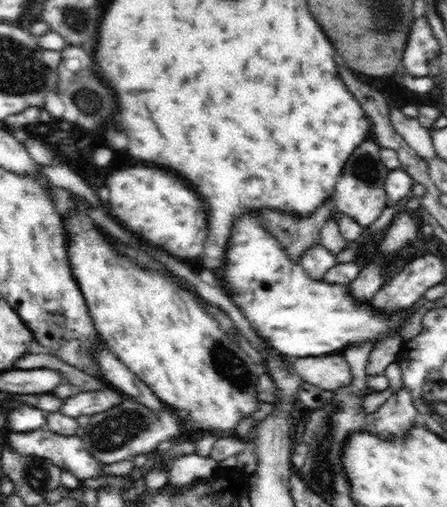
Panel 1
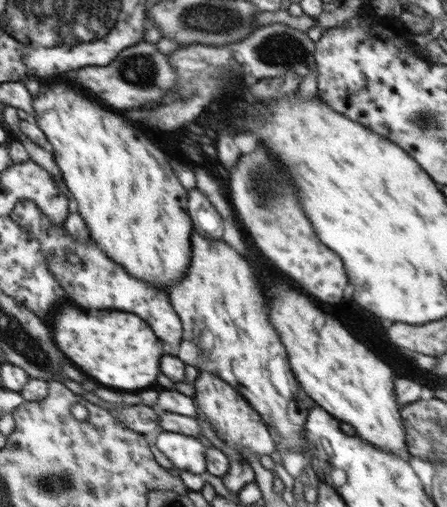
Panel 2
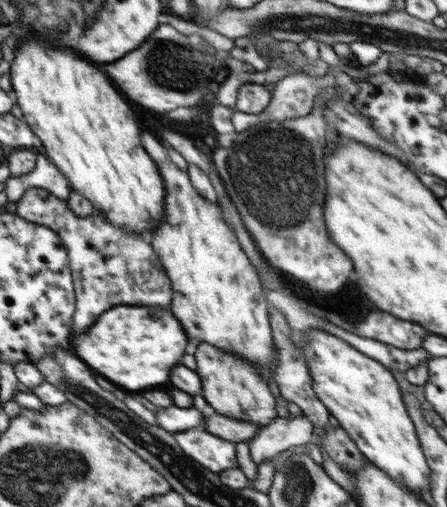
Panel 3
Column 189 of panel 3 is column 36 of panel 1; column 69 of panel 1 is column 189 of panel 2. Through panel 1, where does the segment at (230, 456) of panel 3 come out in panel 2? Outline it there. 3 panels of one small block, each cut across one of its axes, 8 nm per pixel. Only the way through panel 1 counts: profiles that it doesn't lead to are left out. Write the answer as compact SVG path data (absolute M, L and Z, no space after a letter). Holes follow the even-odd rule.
M162 432L155 445L180 470L194 474L206 471L206 447L200 440L176 432Z

